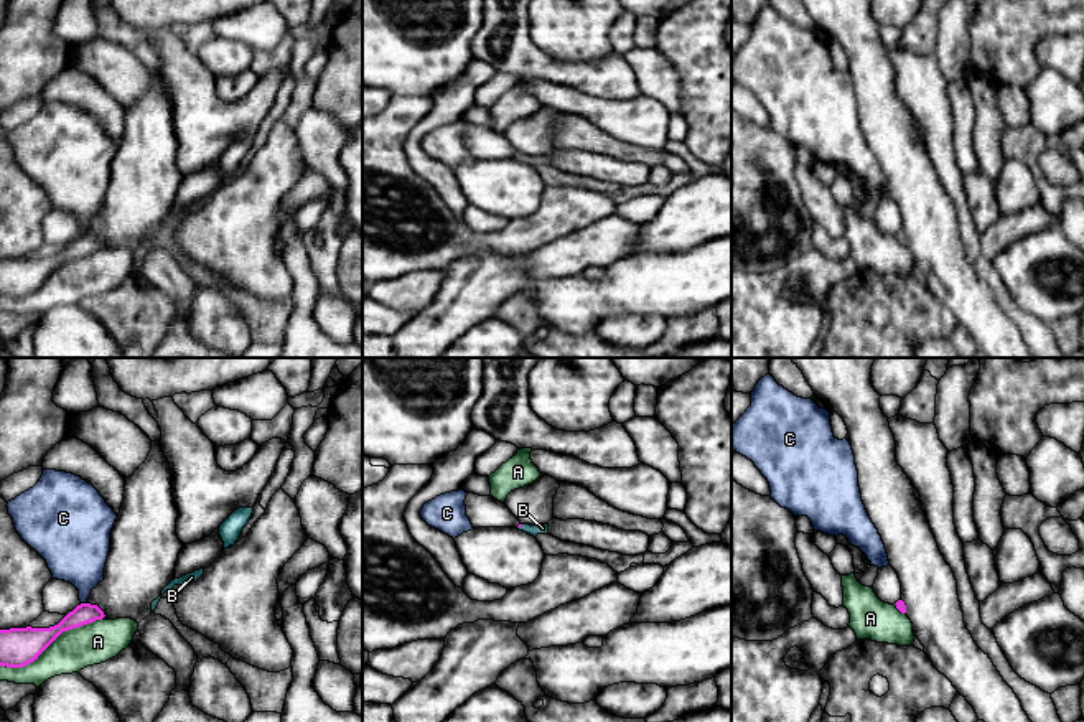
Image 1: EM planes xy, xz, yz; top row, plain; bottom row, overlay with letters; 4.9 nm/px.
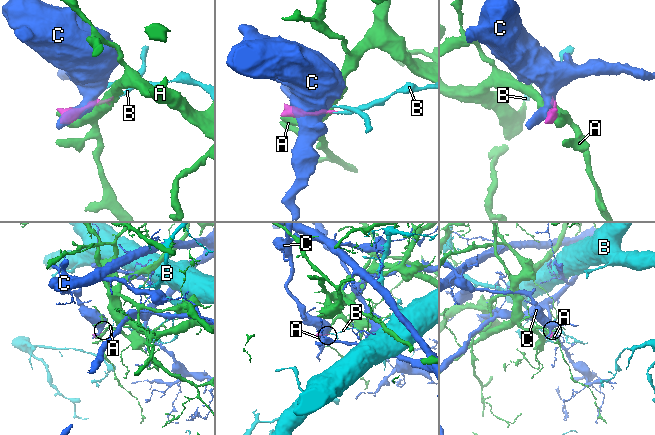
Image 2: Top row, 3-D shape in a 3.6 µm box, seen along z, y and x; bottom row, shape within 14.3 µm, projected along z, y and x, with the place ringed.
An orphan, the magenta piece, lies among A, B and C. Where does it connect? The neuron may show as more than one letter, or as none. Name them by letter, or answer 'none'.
B

